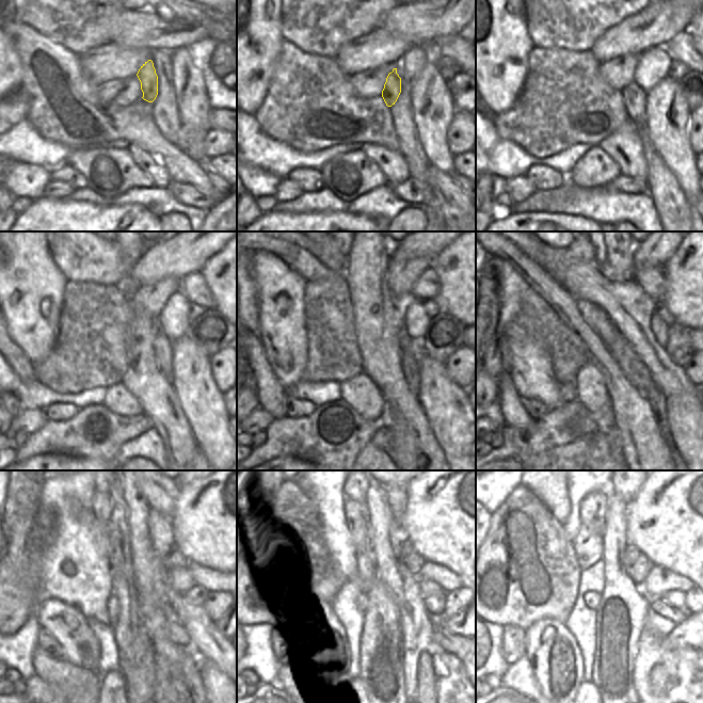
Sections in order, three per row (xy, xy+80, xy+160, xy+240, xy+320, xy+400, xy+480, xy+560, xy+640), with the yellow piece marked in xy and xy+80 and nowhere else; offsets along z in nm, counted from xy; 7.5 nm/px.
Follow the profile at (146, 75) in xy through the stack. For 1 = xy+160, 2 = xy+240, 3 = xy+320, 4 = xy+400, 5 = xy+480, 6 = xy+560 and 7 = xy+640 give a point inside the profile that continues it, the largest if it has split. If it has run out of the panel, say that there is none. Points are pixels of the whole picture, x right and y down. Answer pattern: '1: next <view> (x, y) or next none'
1: next xy+160 (634, 97)
2: next xy+240 (162, 347)
3: next xy+320 (409, 366)
4: next xy+400 (621, 340)
5: next xy+480 (150, 573)
6: next xy+560 (403, 589)
7: next xy+640 (690, 670)

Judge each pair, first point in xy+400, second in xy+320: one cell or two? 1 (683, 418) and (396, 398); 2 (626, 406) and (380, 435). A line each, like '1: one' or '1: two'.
1: two
2: two

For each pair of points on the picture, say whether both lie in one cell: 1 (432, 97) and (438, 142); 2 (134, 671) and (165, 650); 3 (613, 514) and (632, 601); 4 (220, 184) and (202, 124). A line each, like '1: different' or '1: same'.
1: same
2: different
3: same
4: different

